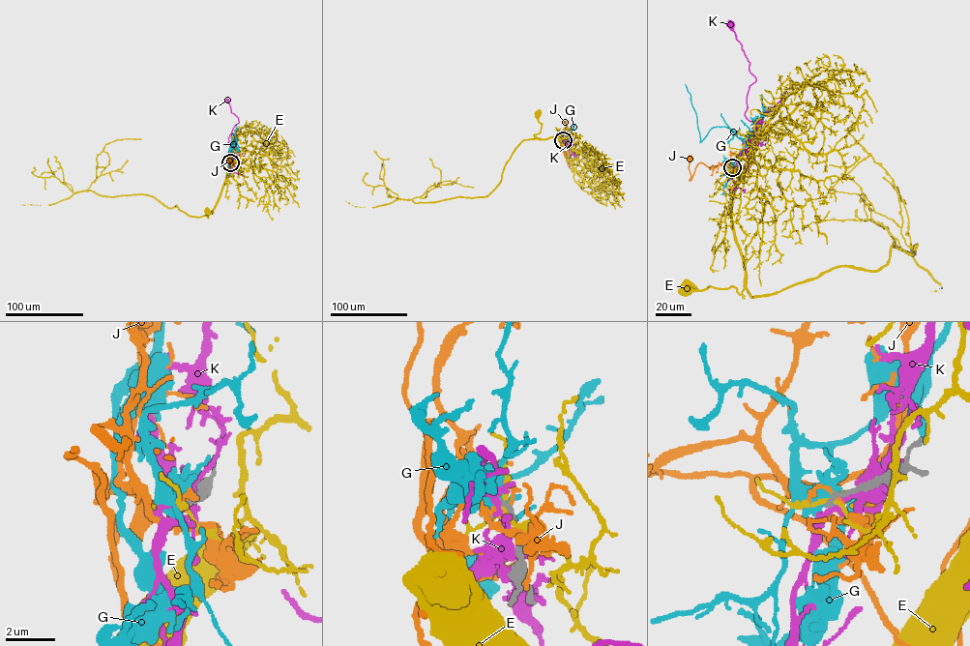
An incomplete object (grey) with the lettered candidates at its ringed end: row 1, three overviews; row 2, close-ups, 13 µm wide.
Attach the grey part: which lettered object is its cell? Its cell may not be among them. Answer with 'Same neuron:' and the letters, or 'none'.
Same neuron: none

